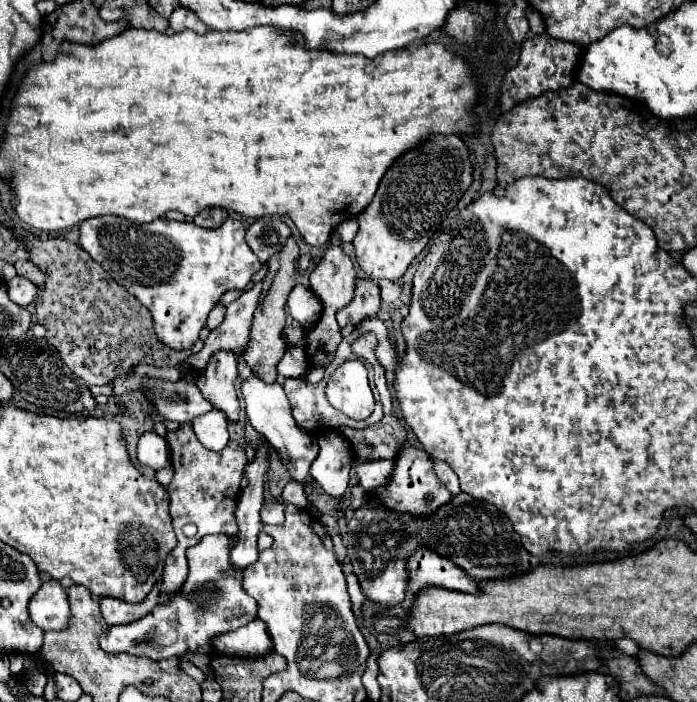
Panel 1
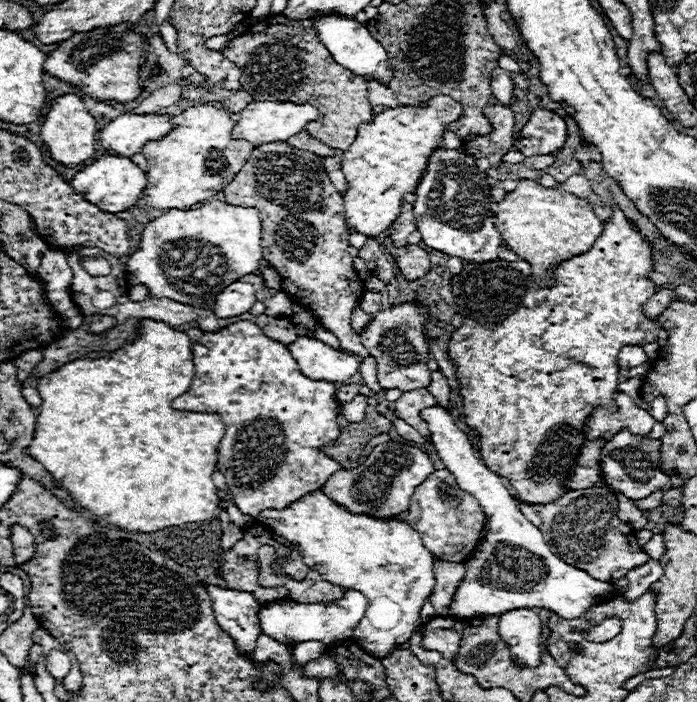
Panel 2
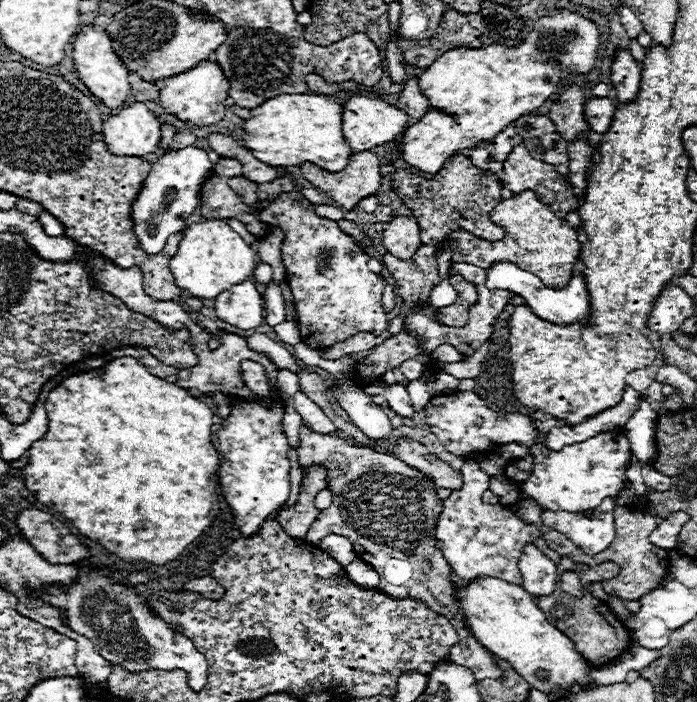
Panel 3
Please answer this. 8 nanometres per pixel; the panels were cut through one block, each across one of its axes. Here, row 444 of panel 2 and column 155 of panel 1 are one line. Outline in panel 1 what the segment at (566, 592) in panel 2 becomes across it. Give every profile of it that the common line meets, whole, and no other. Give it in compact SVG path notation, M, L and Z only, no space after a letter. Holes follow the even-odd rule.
M144 432L136 446L136 458L140 466L146 466L158 472L170 466L170 448L166 440L156 432Z

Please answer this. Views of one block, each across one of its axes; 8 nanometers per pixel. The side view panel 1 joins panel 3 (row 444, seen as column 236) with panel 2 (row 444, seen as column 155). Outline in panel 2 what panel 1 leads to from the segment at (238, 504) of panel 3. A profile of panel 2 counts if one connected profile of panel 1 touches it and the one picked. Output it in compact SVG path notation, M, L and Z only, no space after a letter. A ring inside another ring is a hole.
M236 322L236 324L230 324L226 328L220 328L216 332L206 332L194 346L192 346L192 360L194 360L194 380L192 380L192 386L190 390L180 396L180 398L174 398L172 400L172 408L176 410L190 410L190 412L216 412L222 416L224 420L224 426L226 426L226 434L220 442L220 454L218 454L218 468L220 472L224 474L226 478L226 484L230 486L230 494L234 498L234 504L240 512L244 514L250 514L250 516L256 516L258 512L266 510L266 508L286 508L290 506L292 502L300 500L300 496L306 496L310 492L316 492L324 486L324 482L340 470L340 464L332 458L328 458L326 454L318 452L318 446L324 446L332 440L338 438L340 430L338 430L338 424L336 424L336 414L338 414L338 404L334 402L334 392L336 392L336 386L332 382L326 382L326 380L310 380L308 376L304 376L296 364L296 360L292 358L292 354L288 352L288 348L282 344L282 342L276 342L268 336L264 336L260 332L260 328L254 324L254 322Z

